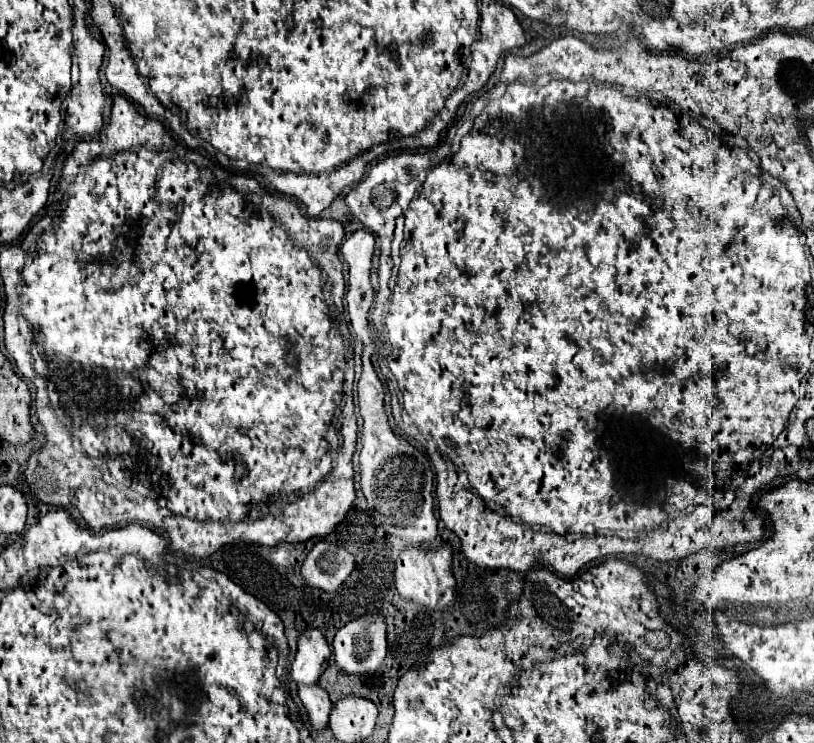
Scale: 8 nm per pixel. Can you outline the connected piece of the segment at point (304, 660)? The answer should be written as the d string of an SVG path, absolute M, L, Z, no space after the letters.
M306 629L298 639L298 653L290 675L296 685L316 685L330 659L330 645L318 629Z

